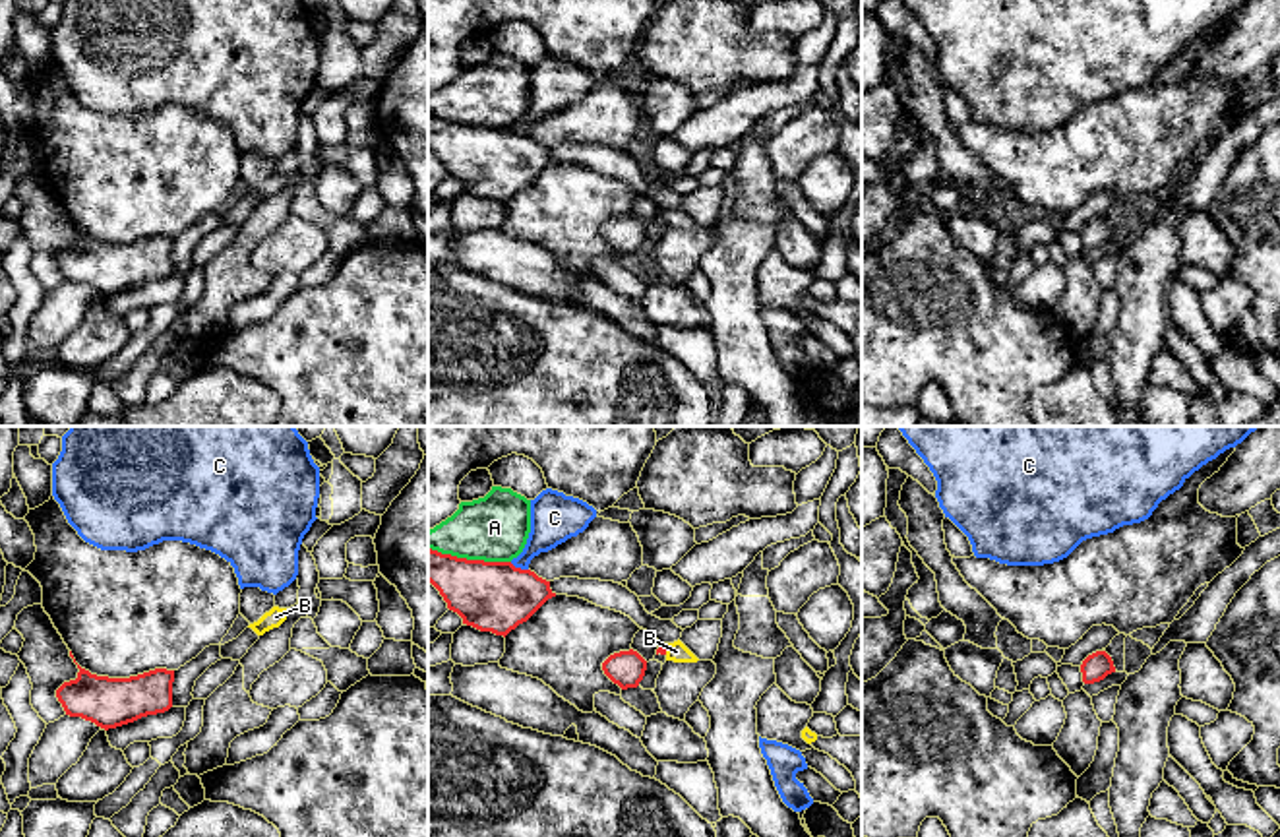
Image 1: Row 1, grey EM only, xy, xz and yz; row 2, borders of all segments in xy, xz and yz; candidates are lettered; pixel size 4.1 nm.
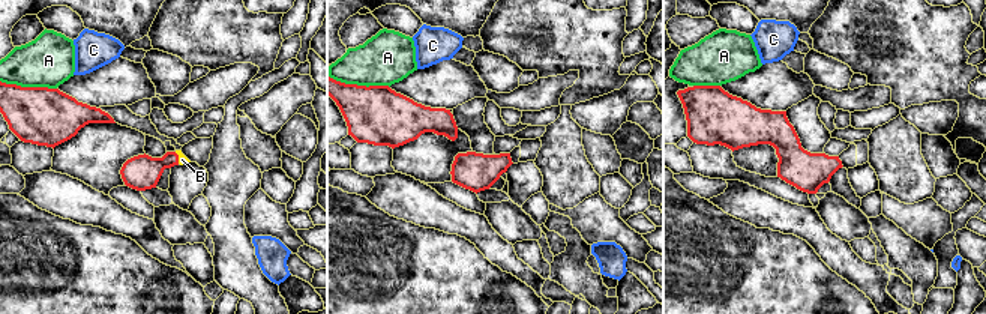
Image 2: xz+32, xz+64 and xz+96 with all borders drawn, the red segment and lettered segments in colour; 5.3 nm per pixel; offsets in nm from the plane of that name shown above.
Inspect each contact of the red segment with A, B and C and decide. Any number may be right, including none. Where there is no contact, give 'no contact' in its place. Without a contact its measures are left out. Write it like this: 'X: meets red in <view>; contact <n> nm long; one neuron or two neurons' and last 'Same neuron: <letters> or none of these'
A: meets red in xz; contact 360 nm long; two neurons
B: meets red in xz; contact 50 nm long; one neuron
C: meets red in xz; contact 90 nm long; two neurons
Same neuron: B

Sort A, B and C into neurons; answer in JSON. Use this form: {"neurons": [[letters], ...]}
{"neurons": [["A"], ["B"], ["C"]]}

